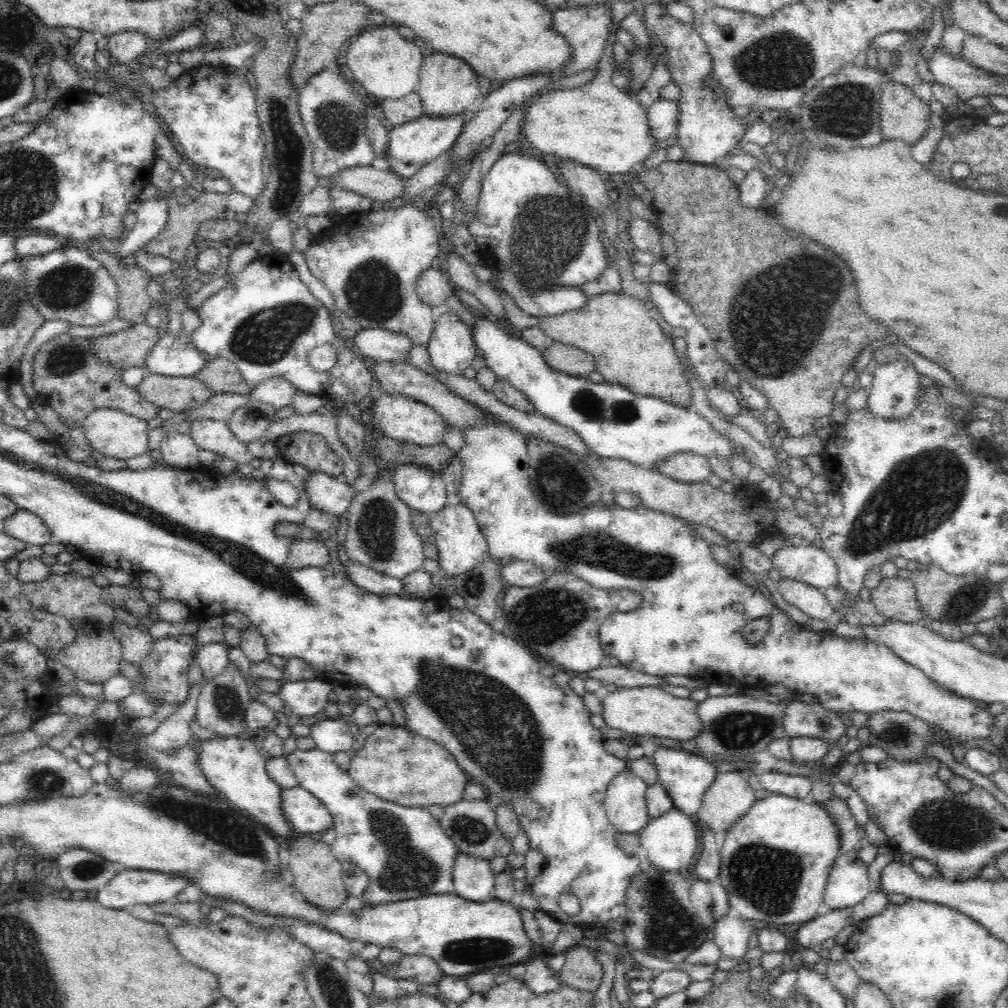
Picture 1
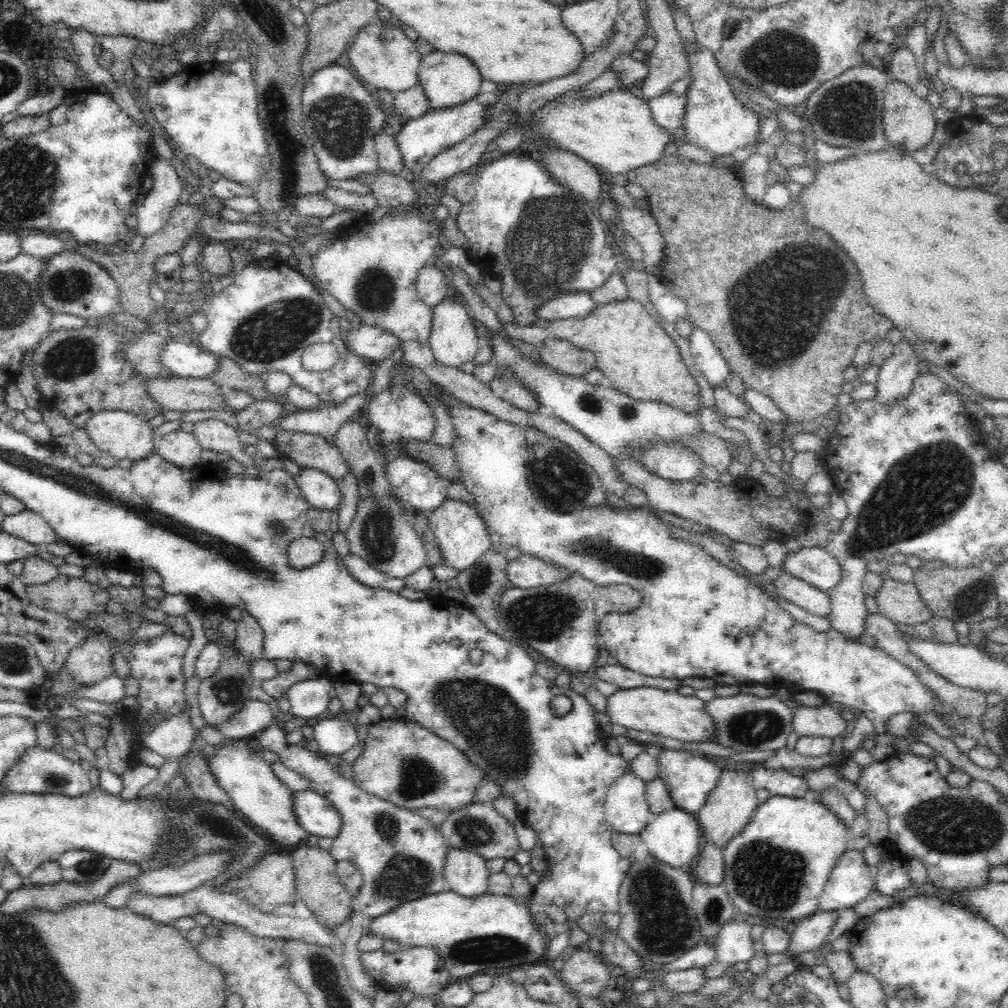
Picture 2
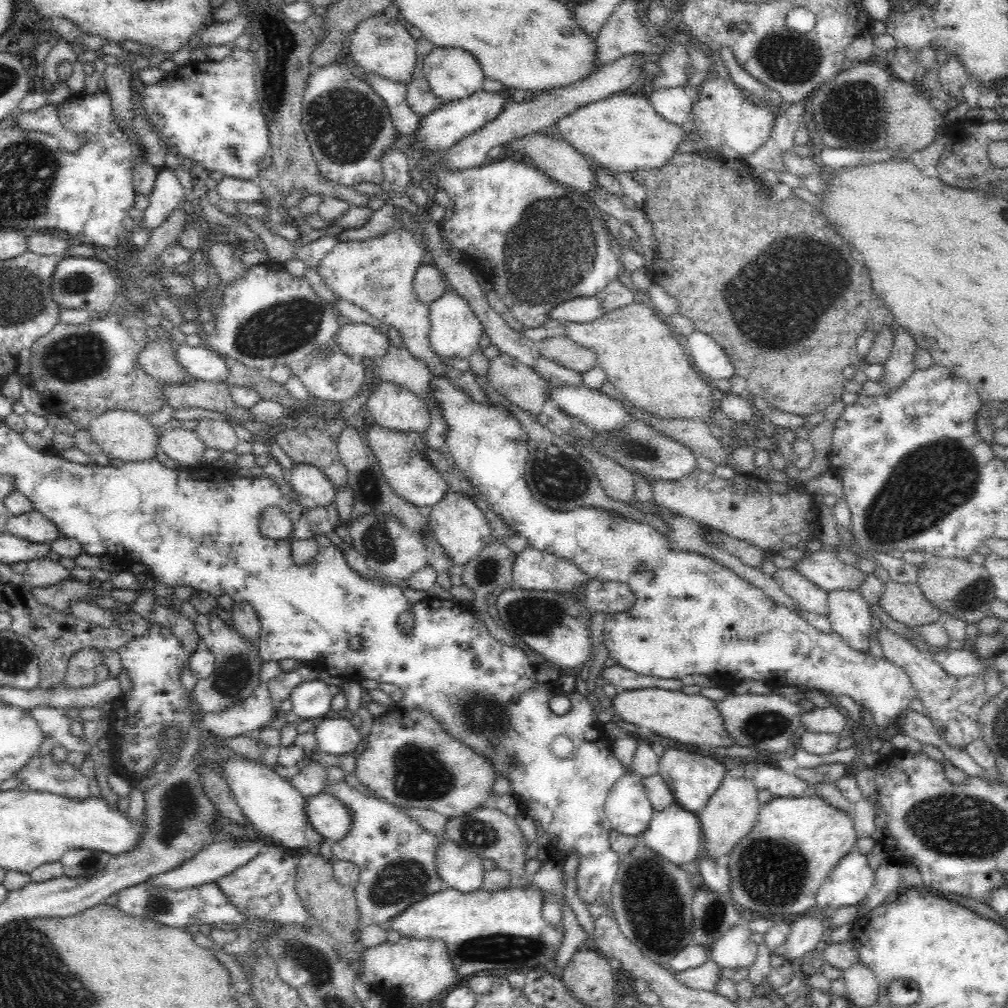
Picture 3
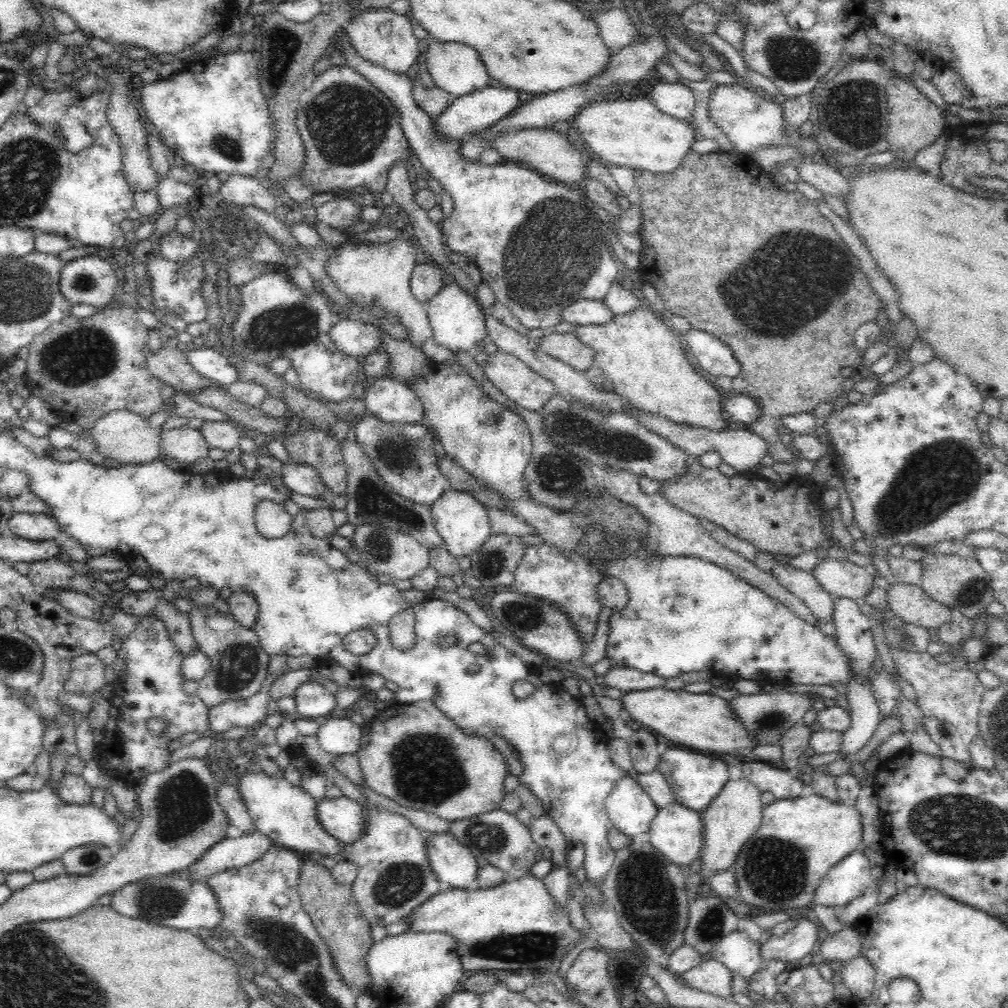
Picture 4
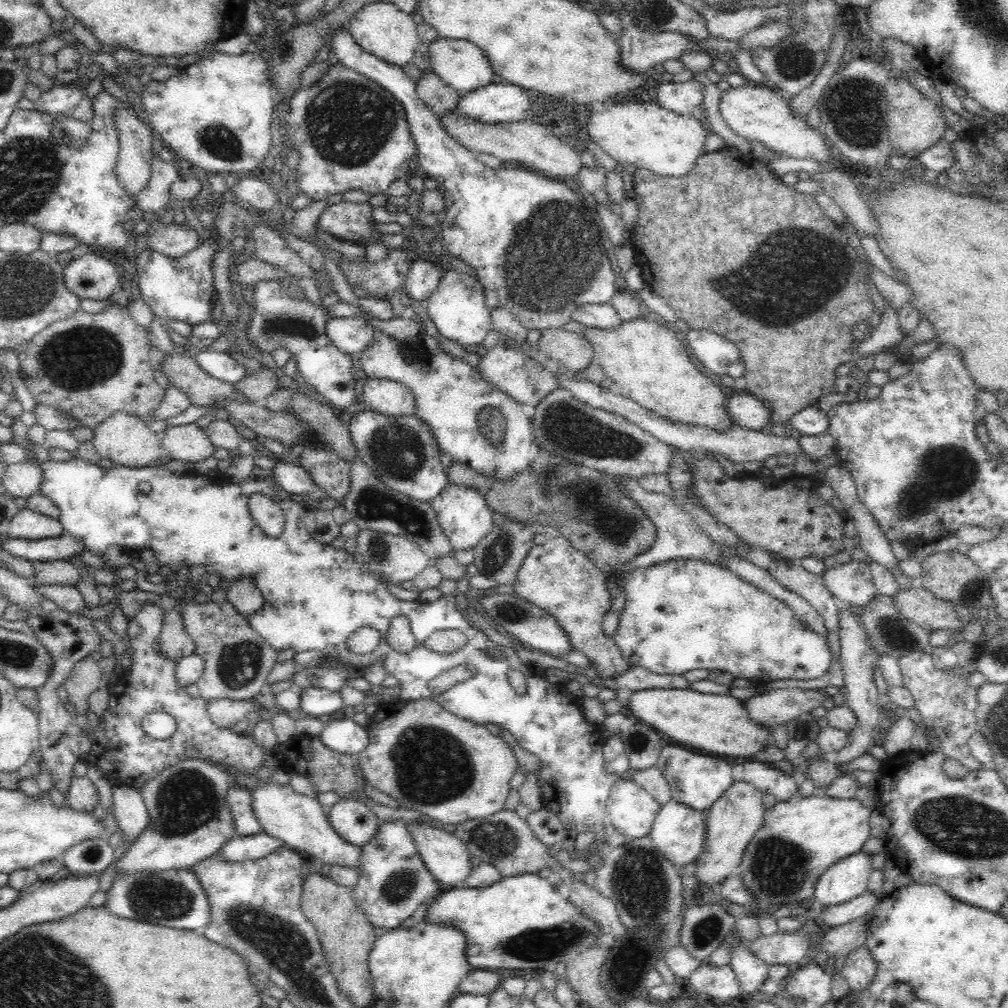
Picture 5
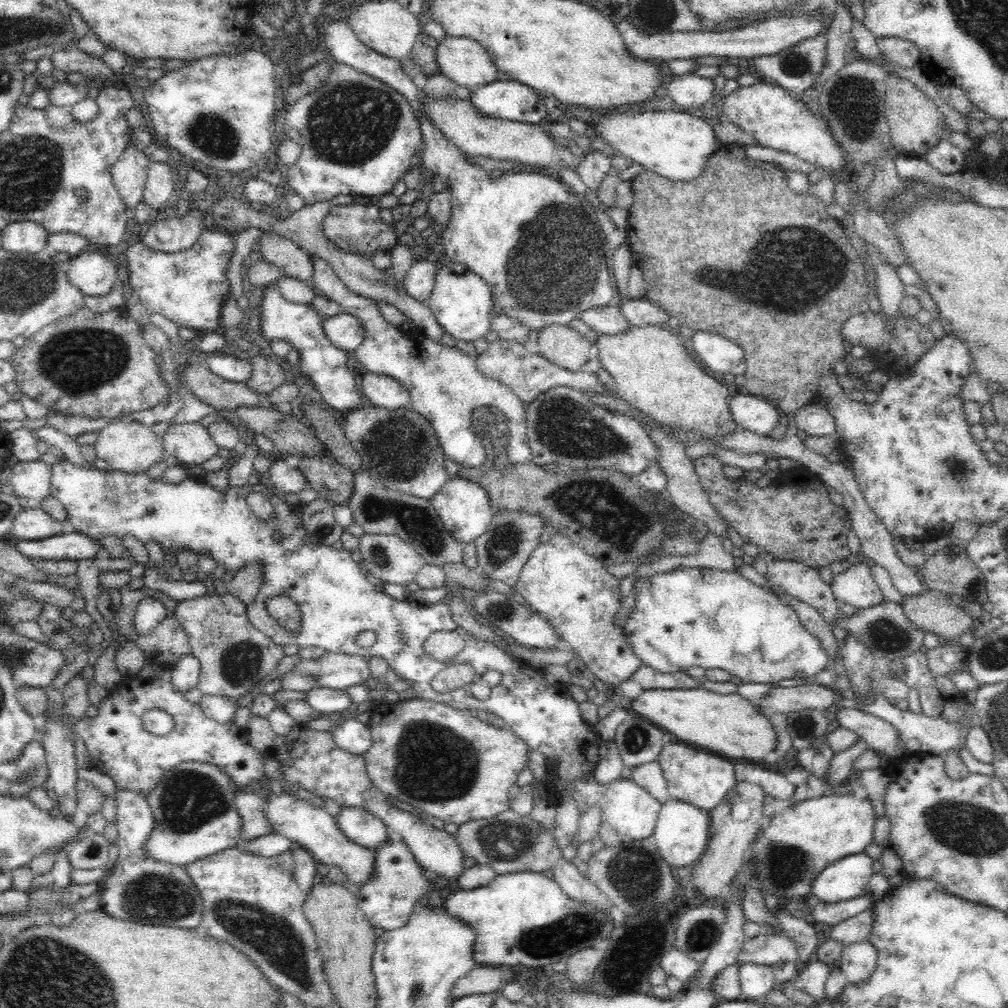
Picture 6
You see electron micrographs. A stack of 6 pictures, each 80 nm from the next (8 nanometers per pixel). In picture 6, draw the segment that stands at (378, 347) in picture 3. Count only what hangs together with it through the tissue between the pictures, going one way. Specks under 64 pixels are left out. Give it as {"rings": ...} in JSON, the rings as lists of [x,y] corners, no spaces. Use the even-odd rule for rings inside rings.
{"rings":[[[348,313],[324,318],[323,329],[330,342],[346,353],[355,351],[365,339],[362,321]]]}

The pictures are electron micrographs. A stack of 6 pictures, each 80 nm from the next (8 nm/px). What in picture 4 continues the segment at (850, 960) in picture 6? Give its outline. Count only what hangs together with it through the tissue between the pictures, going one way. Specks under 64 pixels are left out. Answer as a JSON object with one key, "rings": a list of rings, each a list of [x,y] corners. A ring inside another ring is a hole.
{"rings":[[[862,956],[845,964],[840,971],[842,983],[852,993],[851,1001],[866,1002],[872,998],[875,986],[875,972],[871,963]]]}

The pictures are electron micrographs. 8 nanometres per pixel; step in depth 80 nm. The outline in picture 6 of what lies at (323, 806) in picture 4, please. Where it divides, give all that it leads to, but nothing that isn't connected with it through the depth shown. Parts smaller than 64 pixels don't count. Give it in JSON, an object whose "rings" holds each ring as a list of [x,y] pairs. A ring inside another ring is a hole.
{"rings":[[[340,806],[340,812],[334,819],[348,840],[369,849],[392,838],[383,820],[359,806]]]}

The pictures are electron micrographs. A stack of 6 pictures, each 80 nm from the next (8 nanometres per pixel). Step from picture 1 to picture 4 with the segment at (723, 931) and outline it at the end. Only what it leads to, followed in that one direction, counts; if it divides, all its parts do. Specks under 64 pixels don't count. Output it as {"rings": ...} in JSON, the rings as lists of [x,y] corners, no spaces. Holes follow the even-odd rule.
{"rings":[[[739,928],[735,932],[724,936],[714,946],[708,957],[718,960],[732,974],[741,974],[747,980],[764,963],[760,955],[759,944],[750,941],[748,935]]]}

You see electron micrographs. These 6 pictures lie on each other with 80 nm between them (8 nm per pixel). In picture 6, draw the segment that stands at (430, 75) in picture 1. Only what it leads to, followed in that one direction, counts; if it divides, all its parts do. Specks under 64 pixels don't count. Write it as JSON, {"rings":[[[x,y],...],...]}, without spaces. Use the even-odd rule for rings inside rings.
{"rings":[[[445,37],[436,46],[440,73],[456,86],[474,89],[496,81],[496,65],[488,51],[472,38]]]}

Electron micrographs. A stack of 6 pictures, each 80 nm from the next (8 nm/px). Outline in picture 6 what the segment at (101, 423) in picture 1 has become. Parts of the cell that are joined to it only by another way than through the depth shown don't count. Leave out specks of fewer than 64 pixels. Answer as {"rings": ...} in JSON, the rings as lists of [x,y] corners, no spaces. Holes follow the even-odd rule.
{"rings":[[[124,415],[114,417],[104,428],[98,431],[98,439],[94,443],[98,459],[104,460],[112,470],[120,470],[126,473],[146,473],[150,467],[159,462],[162,457],[162,437],[152,432],[151,427],[140,424],[137,420],[127,420]]]}

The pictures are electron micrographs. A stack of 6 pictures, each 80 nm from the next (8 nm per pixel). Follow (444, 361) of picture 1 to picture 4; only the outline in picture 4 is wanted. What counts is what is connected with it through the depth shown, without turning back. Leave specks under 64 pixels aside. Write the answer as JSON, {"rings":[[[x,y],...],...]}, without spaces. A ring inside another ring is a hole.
{"rings":[[[447,281],[435,297],[426,302],[427,315],[432,327],[432,338],[437,344],[454,354],[459,352],[474,352],[476,342],[487,337],[484,325],[484,313],[478,301],[468,291],[458,286],[456,281]]]}

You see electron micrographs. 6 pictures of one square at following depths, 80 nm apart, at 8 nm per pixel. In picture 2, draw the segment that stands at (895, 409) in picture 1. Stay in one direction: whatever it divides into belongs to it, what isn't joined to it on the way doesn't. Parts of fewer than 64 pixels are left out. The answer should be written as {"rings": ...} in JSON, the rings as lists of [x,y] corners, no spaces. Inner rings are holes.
{"rings":[[[904,338],[895,340],[894,356],[885,360],[876,377],[874,401],[889,405],[897,398],[905,397],[911,390],[914,380],[921,374],[918,369],[920,357],[912,345]]]}

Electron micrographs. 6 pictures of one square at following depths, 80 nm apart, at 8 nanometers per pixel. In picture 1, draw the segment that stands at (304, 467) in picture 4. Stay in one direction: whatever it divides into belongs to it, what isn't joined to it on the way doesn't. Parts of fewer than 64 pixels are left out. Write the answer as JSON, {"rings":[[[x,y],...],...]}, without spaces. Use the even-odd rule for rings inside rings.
{"rings":[[[322,472],[310,474],[305,484],[312,509],[320,510],[332,518],[347,514],[360,489],[360,486],[350,486],[346,480]]]}

